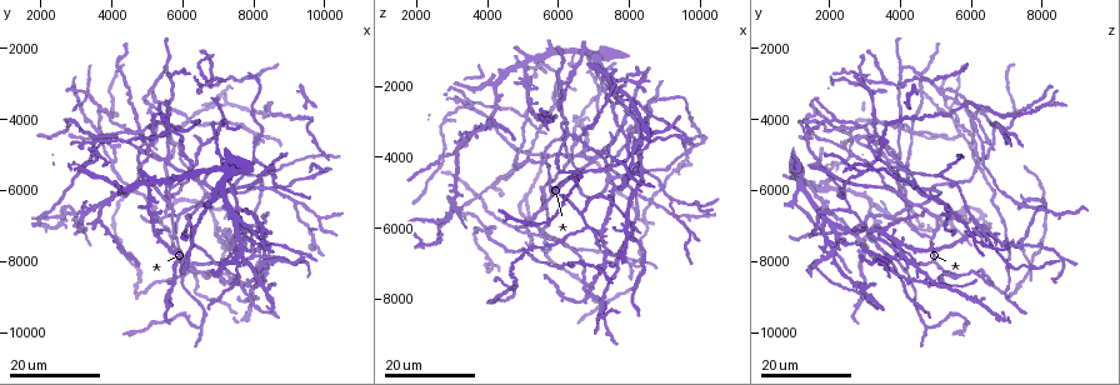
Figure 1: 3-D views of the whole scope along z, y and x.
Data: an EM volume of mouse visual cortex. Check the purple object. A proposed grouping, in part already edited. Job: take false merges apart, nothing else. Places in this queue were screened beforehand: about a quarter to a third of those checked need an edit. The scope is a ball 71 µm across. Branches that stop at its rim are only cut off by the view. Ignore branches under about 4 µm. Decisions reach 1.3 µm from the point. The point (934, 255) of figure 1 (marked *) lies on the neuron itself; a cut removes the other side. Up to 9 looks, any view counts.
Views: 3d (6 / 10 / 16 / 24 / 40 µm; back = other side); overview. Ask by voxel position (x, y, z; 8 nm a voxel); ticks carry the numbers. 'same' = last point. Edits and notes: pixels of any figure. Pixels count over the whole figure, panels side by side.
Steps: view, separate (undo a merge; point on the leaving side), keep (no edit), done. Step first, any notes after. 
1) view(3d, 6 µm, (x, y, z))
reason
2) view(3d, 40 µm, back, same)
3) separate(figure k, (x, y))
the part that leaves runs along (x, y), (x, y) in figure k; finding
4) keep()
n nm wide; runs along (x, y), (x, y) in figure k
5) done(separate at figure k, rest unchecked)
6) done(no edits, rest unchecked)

view(3d, 24 µm, (3000, 6900, 5500))
three-way junction

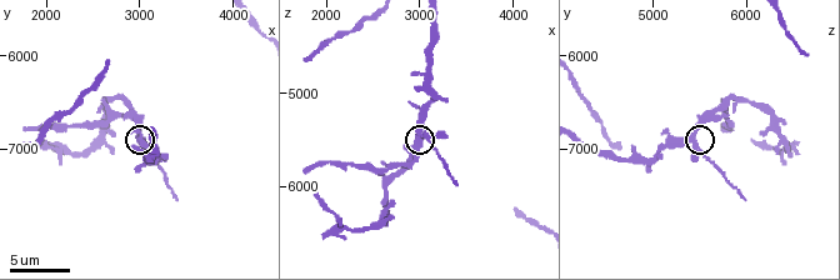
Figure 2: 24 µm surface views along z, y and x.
view(3d, 6 µm, (3050, 6950, 5450))
closer look

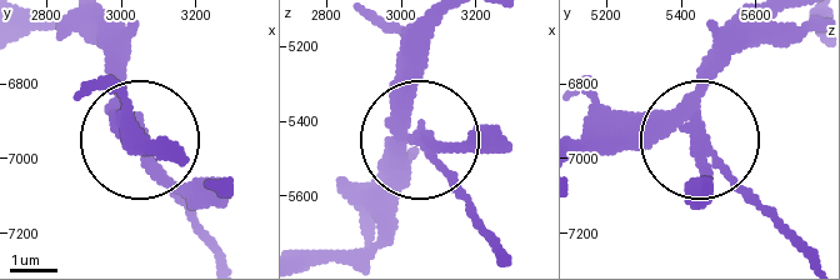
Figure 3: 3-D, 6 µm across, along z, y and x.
keep()
3 arms; runs along (440, 20), (413, 116), (491, 231) in figure 3; continuous, no second neuron

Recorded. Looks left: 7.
view(3d, 16 µm, (4700, 8100, 7600))
branch point

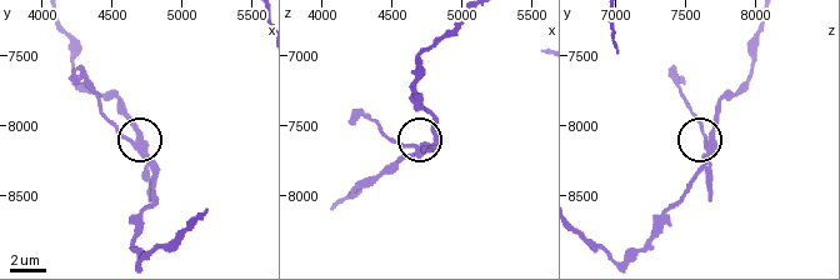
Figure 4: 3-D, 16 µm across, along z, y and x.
view(3d, 6 µm, (4640, 8120, 7660))

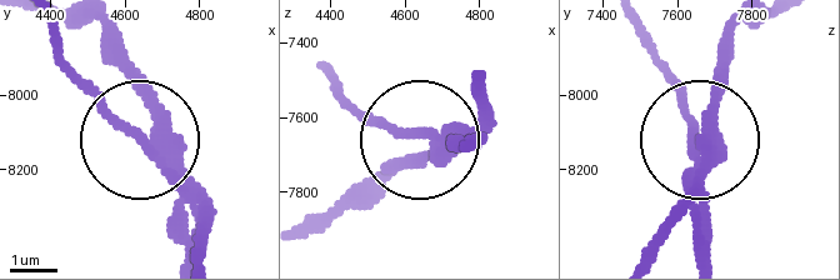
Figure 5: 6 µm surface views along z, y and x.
keep()
runs along (195, 251), (184, 191), (56, 64) in figure 5; continuous, no second neuron

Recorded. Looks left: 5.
view(3d, 16 µm, (3400, 4000, 5600))
calibre changes

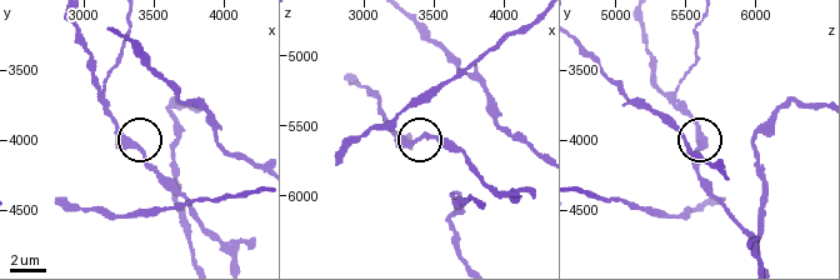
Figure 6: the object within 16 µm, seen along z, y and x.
view(3d, 6 µm, (3420, 4080, 5580))
closer look

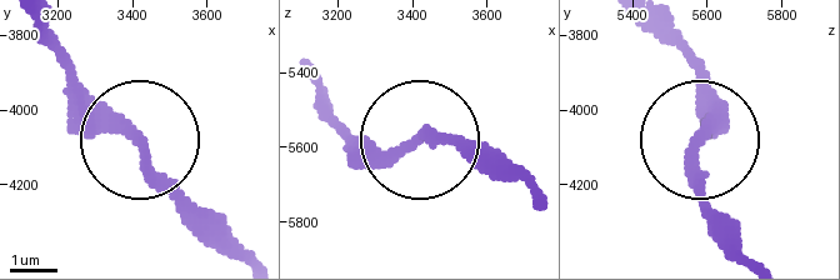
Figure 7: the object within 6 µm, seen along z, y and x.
keep()
all the same neuron

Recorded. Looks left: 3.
view(3d, 24 µm, (8000, 4300, 6900))
three arms meet

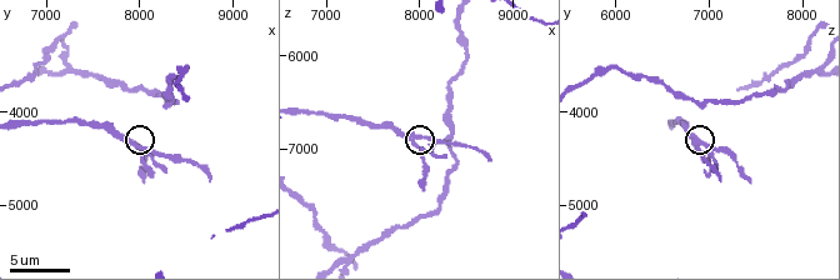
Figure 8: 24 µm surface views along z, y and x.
view(3d, 10 µm, (7950, 4350, 6900))

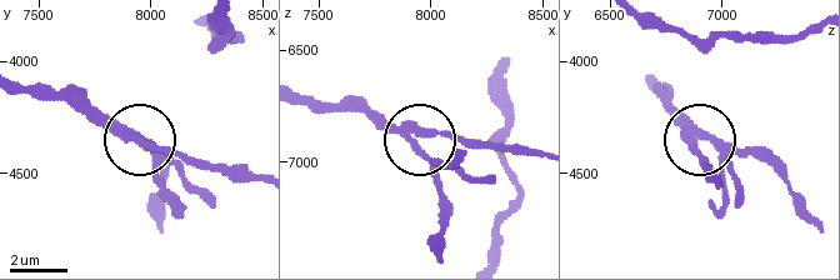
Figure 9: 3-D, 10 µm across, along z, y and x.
keep()
runs along (306, 95), (364, 104), (414, 133), (448, 200) in figure 9; continuous, no second neuron

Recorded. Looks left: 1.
done(no edits, rest unchecked)

